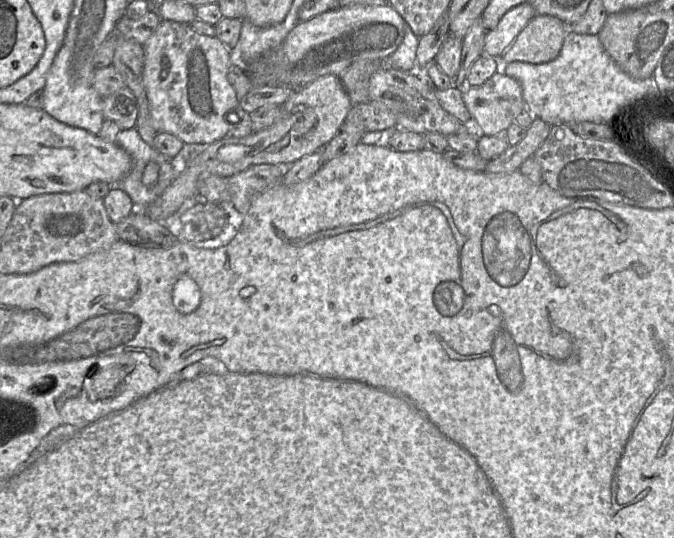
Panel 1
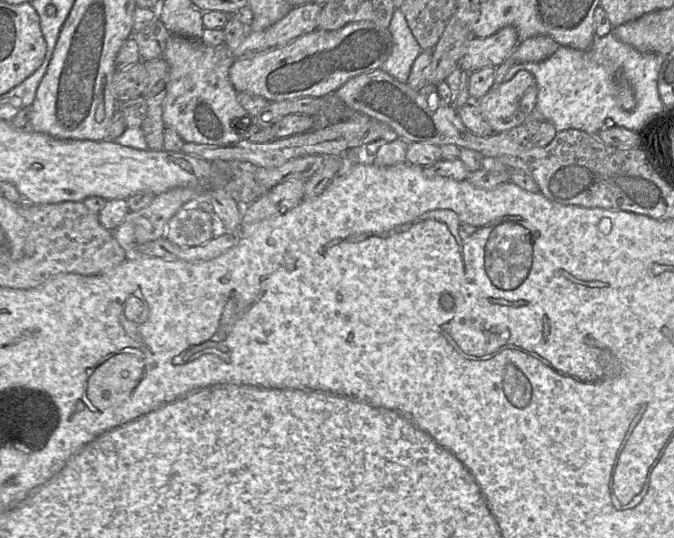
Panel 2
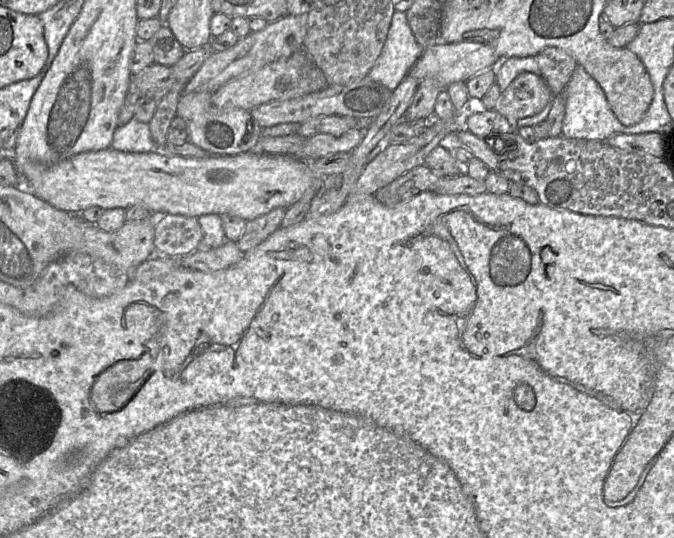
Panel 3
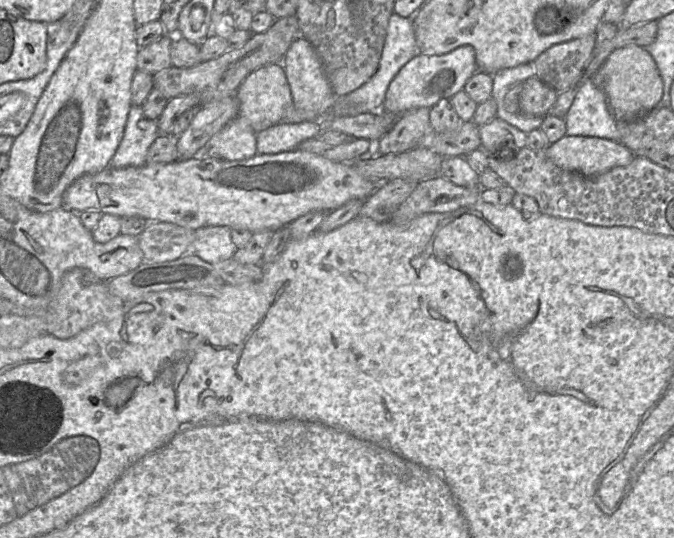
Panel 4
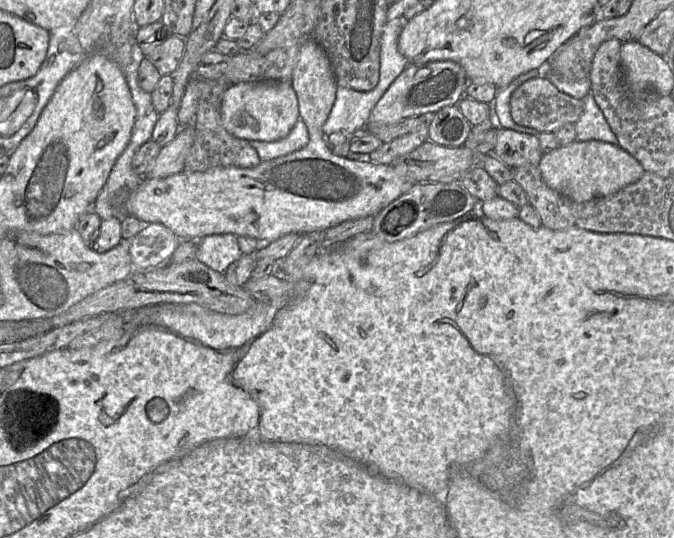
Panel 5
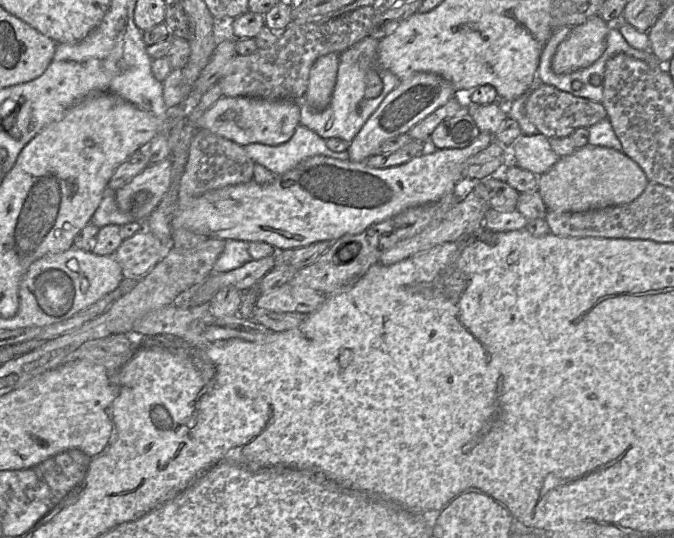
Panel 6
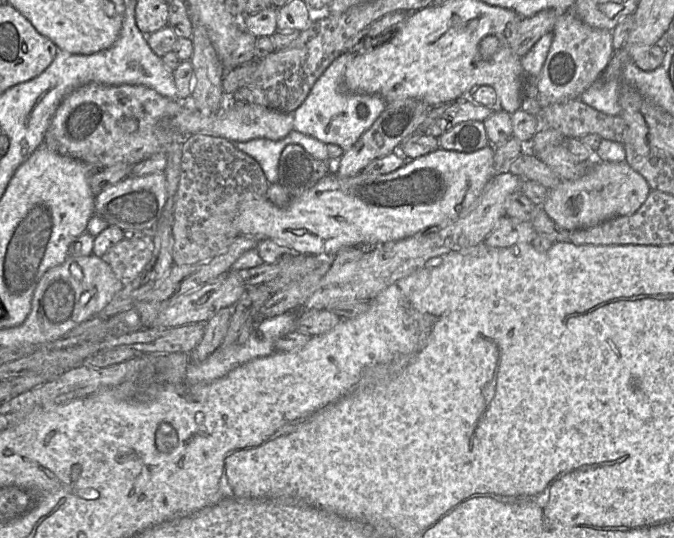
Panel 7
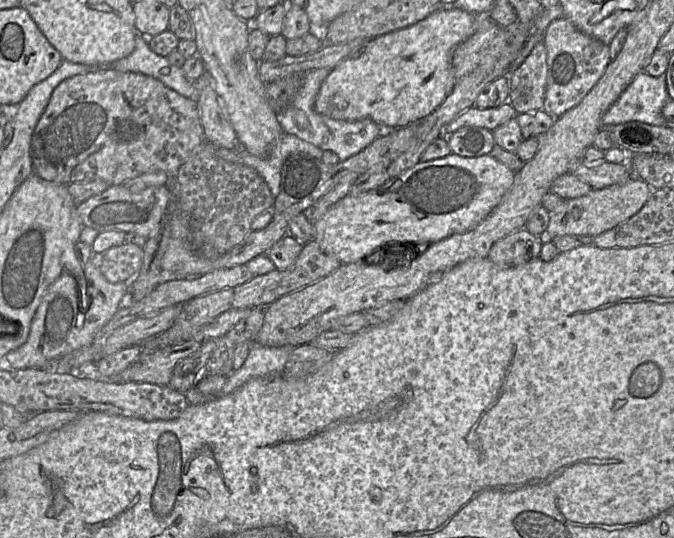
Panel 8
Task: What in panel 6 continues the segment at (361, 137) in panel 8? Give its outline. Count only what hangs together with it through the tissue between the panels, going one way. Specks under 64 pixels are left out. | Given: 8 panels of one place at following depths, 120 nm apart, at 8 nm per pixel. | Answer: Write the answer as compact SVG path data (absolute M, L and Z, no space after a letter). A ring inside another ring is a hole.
M368 36L339 54L337 79L329 105L321 111L316 111L310 108L304 100L298 101L300 105L300 124L316 132L325 140L332 137L337 137L350 143L354 139L371 114L379 107L384 98L392 90L394 90L400 82L400 79L397 76L389 70L382 68L379 64L377 57L378 43L379 40ZM369 67L374 67L378 71L383 85L381 93L374 98L365 97L365 77L366 70ZM363 99L366 100L365 106L361 111L358 111L358 103ZM331 116L334 120L331 127L327 128L326 124Z

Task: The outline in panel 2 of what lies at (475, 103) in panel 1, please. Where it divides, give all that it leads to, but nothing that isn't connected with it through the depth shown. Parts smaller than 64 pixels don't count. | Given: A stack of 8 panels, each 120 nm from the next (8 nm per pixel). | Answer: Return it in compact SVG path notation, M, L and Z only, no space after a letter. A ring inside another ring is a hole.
M526 70L518 71L509 81L495 84L481 98L474 100L482 115L494 133L508 132L522 124L534 110L537 101L538 86L532 73Z

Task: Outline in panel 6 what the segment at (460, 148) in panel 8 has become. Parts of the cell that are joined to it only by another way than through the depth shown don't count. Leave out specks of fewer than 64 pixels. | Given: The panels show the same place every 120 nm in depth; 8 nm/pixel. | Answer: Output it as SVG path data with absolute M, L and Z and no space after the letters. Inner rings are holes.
M469 113L456 115L442 121L432 132L429 146L436 149L465 148L480 134L473 117Z

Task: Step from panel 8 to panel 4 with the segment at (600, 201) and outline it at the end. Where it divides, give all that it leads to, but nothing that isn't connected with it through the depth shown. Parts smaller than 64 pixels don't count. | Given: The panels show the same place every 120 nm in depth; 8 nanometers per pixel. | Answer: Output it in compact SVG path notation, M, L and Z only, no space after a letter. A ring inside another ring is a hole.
M565 135L550 144L545 154L558 167L586 176L629 165L635 158L635 154L623 144L592 136Z

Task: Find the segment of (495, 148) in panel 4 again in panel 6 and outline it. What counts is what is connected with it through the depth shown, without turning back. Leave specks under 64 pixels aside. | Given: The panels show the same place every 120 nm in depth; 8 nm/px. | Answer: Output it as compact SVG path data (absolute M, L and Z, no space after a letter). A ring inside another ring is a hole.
M541 133L522 134L509 149L509 160L522 169L540 176L547 172L559 159L552 150L549 138Z

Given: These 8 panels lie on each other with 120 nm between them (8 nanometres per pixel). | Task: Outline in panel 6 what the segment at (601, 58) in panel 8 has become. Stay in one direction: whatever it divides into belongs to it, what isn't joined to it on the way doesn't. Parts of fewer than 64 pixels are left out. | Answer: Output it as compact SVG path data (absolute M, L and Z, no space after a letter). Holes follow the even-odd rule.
M597 14L572 27L552 58L553 72L557 75L569 74L595 63L606 49L610 26Z

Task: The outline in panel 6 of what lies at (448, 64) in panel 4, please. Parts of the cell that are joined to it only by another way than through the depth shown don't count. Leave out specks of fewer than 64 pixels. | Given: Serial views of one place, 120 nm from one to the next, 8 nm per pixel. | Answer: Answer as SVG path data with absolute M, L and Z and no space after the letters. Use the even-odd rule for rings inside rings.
M418 72L400 80L398 86L384 98L350 142L347 148L348 159L353 162L365 162L369 157L377 154L377 149L383 142L407 134L413 126L445 105L454 94L453 86L437 74Z

